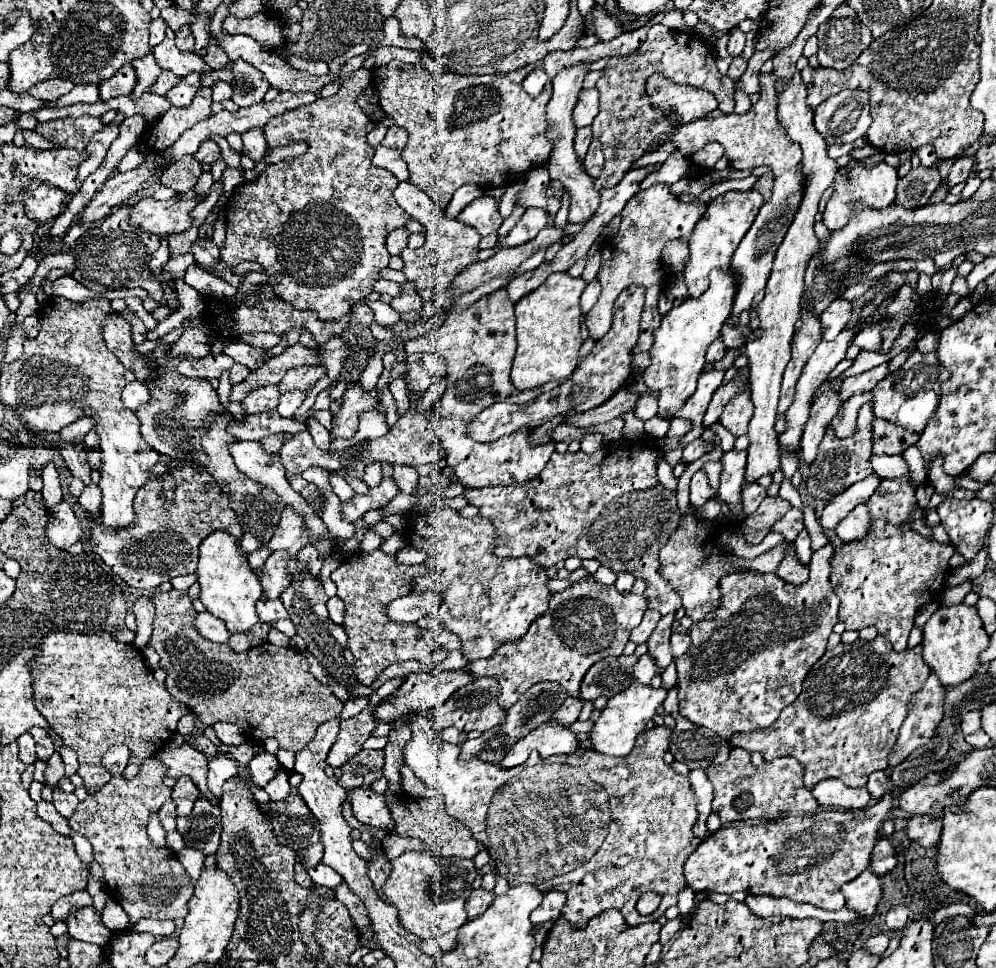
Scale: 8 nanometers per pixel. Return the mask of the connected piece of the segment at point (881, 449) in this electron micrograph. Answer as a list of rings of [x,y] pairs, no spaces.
[[[874,420],[874,454],[902,454],[908,446],[914,446],[918,442],[918,434],[906,432],[904,428],[890,424],[888,420]]]

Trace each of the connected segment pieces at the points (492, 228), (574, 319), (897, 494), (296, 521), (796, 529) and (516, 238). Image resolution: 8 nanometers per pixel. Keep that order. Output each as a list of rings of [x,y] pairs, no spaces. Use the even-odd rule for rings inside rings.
[[[480,196],[480,198],[472,200],[456,216],[456,220],[460,220],[466,226],[476,228],[480,236],[488,236],[492,232],[498,232],[498,228],[502,224],[502,218],[498,214],[498,204],[490,196]]]
[[[556,272],[516,304],[518,350],[512,366],[512,382],[520,392],[540,388],[550,380],[562,382],[576,370],[580,358],[578,350],[582,346],[580,296],[584,288],[584,278],[572,278],[566,272]]]
[[[882,480],[878,490],[866,502],[870,512],[870,528],[862,540],[854,540],[850,544],[842,544],[834,550],[830,560],[830,582],[834,592],[840,598],[840,620],[846,624],[846,630],[862,630],[866,626],[876,626],[878,632],[890,640],[896,652],[906,650],[906,642],[910,630],[914,626],[914,618],[920,606],[924,606],[932,592],[942,590],[942,584],[948,574],[948,560],[954,554],[952,544],[940,544],[932,536],[922,536],[912,530],[910,520],[912,512],[918,508],[914,488],[902,480]]]
[[[284,508],[278,530],[272,536],[272,540],[268,542],[268,546],[274,552],[288,550],[290,558],[294,558],[298,554],[298,550],[308,544],[308,538],[310,538],[310,532],[306,532],[306,528],[302,524],[304,524],[304,516],[300,512],[294,512],[294,508]]]
[[[792,508],[782,520],[778,520],[772,528],[774,532],[782,532],[786,540],[796,540],[796,536],[804,530],[804,510]]]
[[[526,208],[522,218],[516,222],[516,226],[508,232],[506,238],[500,238],[500,248],[514,248],[518,244],[526,244],[538,236],[542,228],[548,224],[548,214],[542,208]]]

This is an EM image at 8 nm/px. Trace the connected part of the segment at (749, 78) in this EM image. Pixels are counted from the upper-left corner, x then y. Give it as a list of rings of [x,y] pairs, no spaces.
[[[770,50],[756,52],[756,54],[750,58],[750,62],[748,62],[748,68],[746,68],[744,76],[738,80],[738,88],[740,88],[742,92],[746,92],[748,96],[752,96],[752,94],[756,94],[756,92],[760,90],[758,74],[760,74],[762,64],[764,64],[768,58],[772,58],[772,52],[770,52]]]

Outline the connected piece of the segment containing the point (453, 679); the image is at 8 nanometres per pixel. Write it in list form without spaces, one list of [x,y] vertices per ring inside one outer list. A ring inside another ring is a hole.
[[[448,670],[444,674],[430,674],[430,672],[418,672],[418,674],[408,674],[402,682],[402,686],[388,696],[386,702],[382,702],[376,708],[376,720],[378,722],[396,722],[400,718],[404,718],[410,712],[422,712],[422,710],[432,710],[436,706],[440,706],[444,700],[450,698],[450,694],[458,688],[462,688],[464,684],[470,684],[472,676],[466,670]]]

